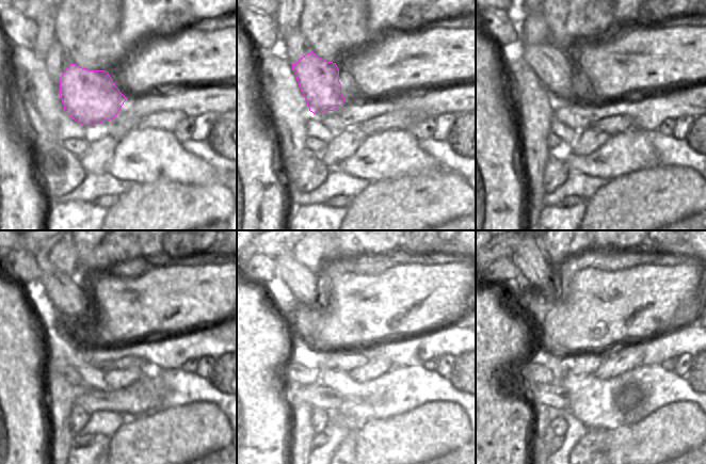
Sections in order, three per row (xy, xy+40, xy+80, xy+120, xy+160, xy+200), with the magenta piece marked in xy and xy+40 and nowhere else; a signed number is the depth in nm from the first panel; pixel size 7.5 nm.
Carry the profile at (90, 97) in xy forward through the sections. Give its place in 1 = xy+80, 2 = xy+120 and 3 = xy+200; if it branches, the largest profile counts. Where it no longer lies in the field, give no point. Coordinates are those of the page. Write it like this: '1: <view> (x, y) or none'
1: xy+80 (552, 66)
2: xy+120 (68, 296)
3: xy+200 (533, 266)

